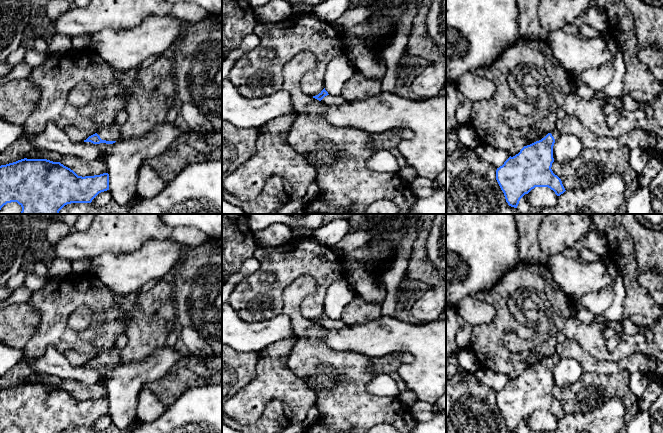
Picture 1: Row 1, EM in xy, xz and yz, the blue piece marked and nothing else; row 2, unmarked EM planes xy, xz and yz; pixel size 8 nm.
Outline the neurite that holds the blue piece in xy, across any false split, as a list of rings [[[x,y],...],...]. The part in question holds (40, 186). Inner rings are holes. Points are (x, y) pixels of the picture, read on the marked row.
[[[21,159],[13,163],[0,166],[0,210],[7,203],[17,202],[21,207],[21,214],[59,214],[59,211],[71,203],[91,203],[101,192],[109,190],[109,174],[94,176],[78,176],[73,170],[60,162],[47,159]]]

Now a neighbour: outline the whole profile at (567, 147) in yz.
[[[560,134],[553,146],[554,161],[567,164],[579,157],[583,150],[582,141],[573,134]]]

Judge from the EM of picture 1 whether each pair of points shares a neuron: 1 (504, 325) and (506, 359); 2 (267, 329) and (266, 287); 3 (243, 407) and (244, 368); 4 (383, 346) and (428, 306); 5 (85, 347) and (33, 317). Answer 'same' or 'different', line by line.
1: same
2: different
3: different
4: different
5: different

